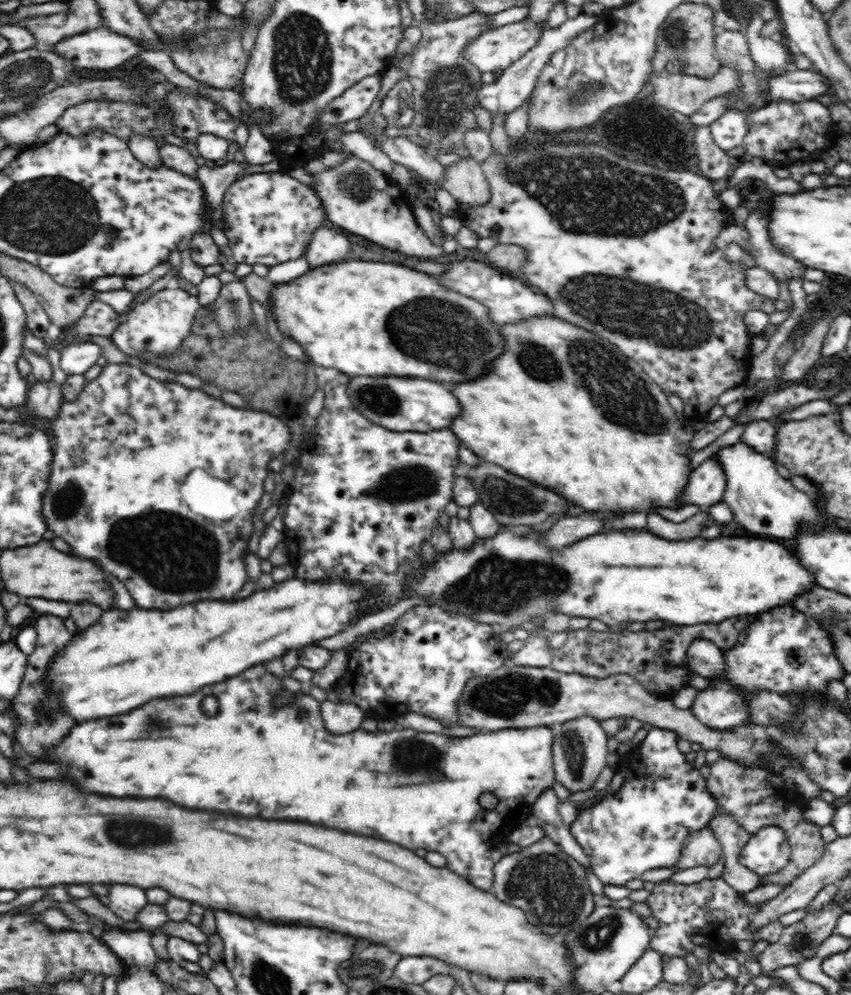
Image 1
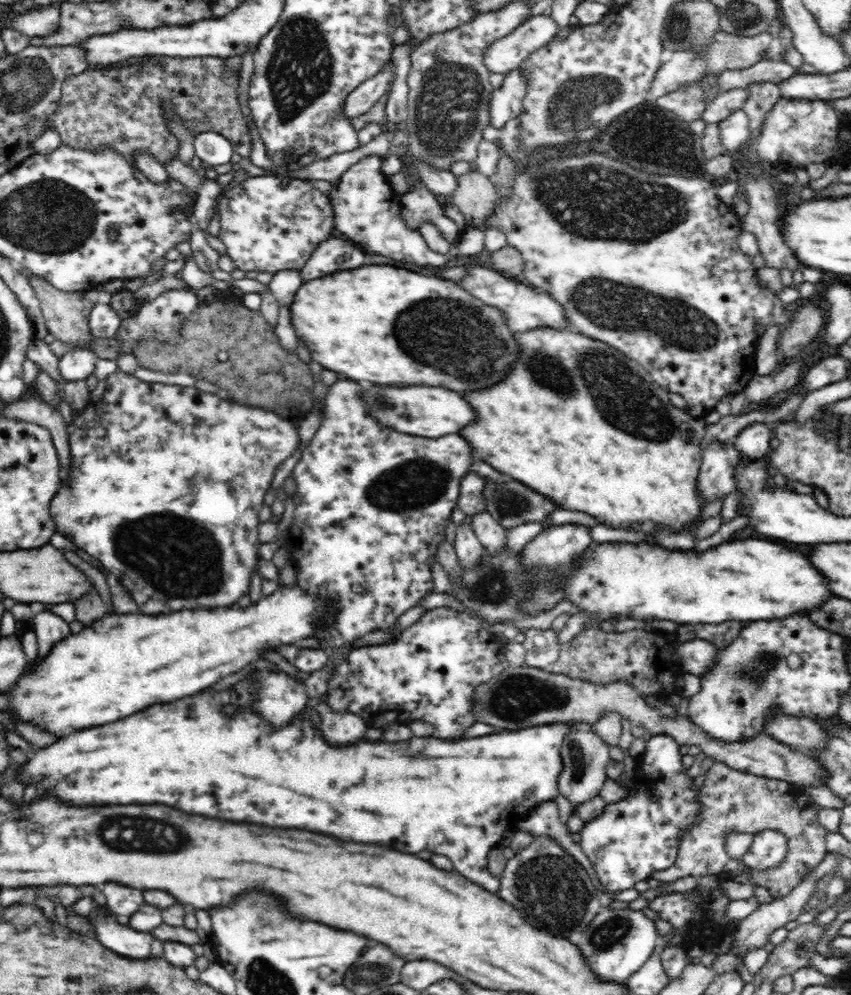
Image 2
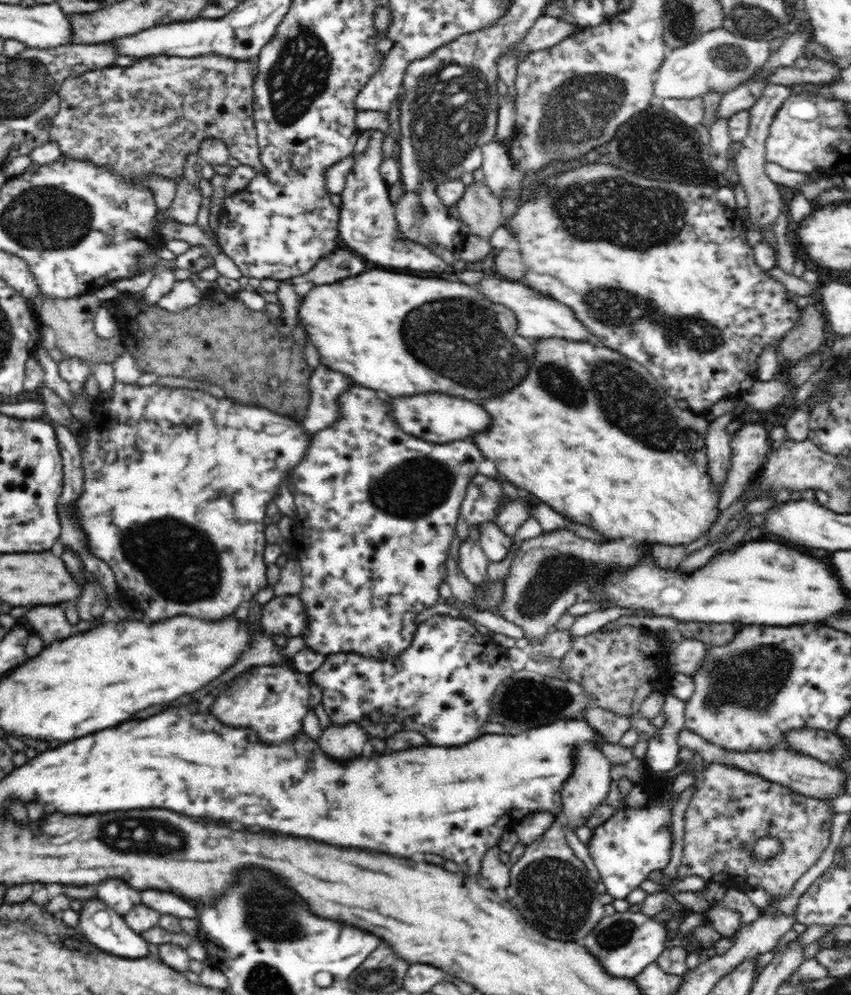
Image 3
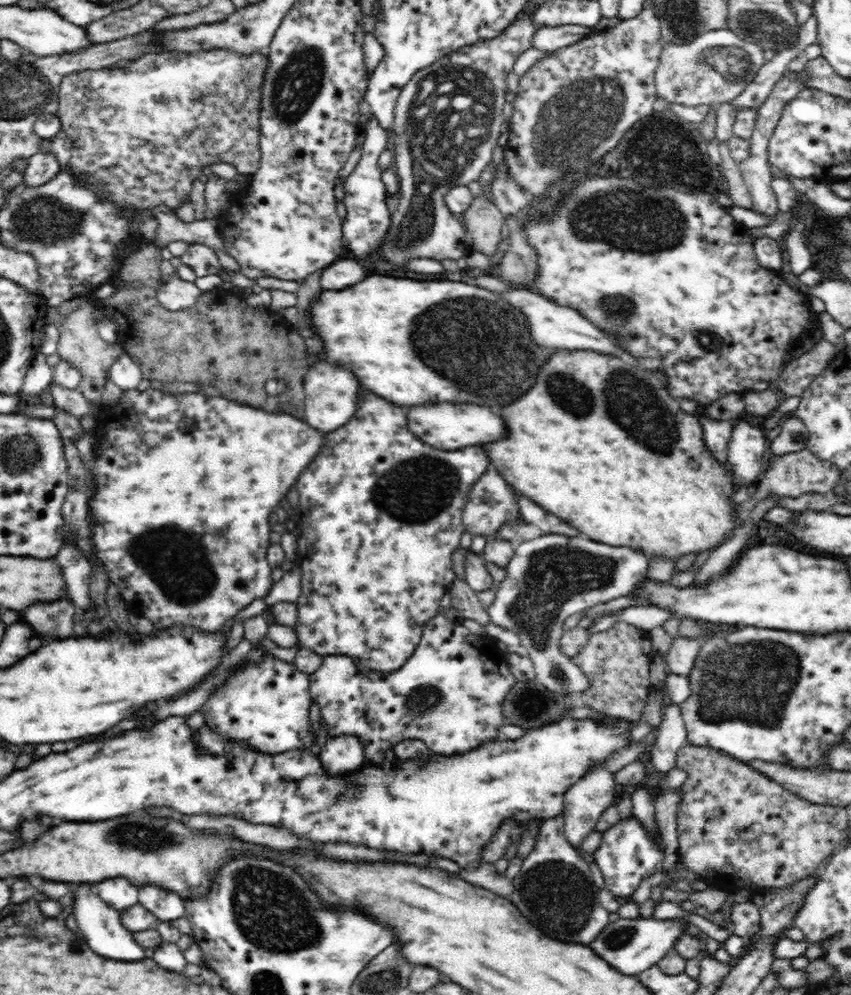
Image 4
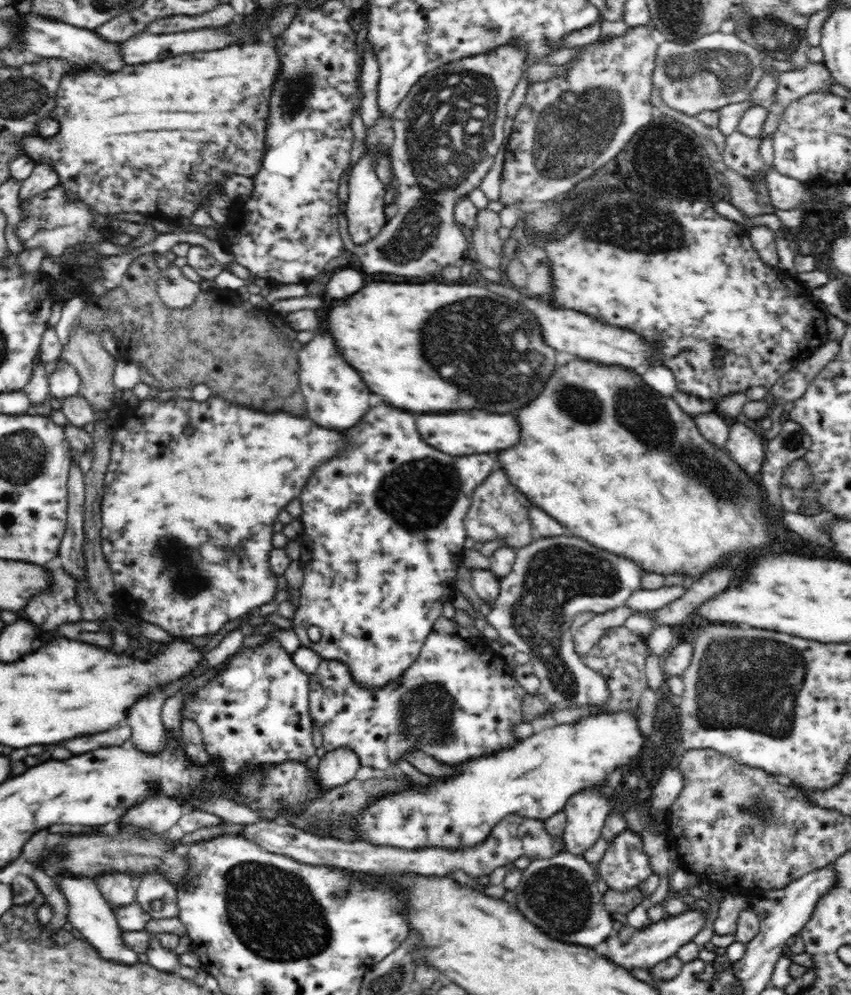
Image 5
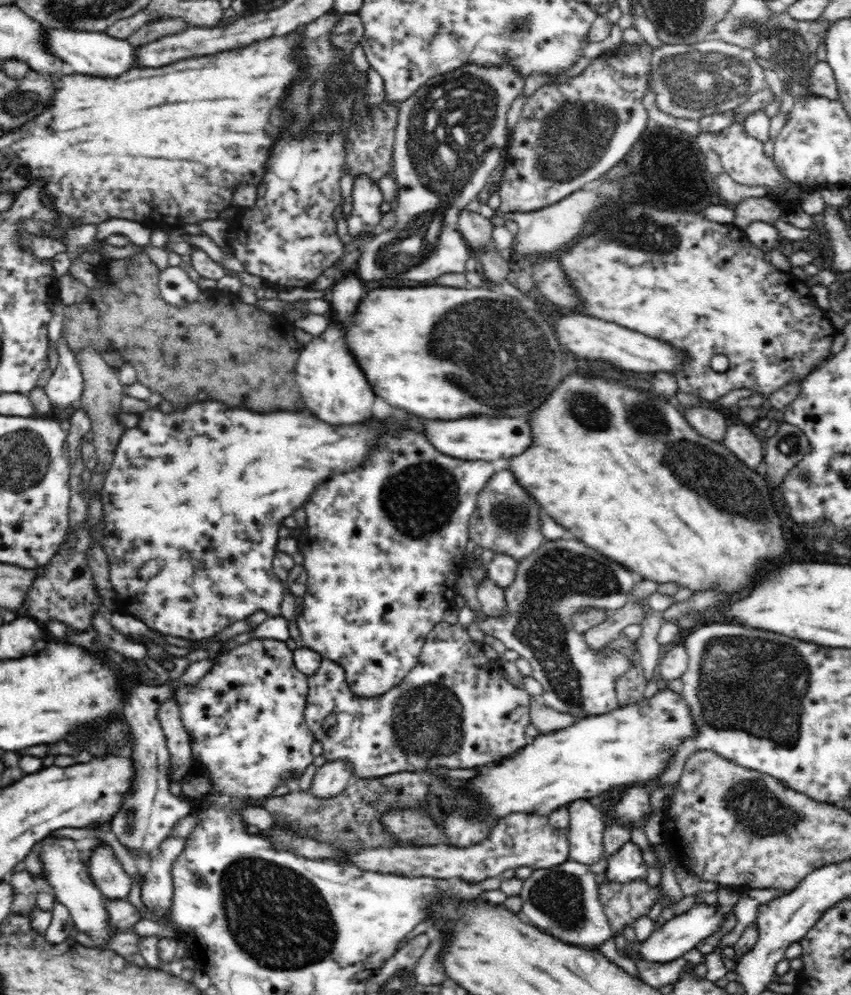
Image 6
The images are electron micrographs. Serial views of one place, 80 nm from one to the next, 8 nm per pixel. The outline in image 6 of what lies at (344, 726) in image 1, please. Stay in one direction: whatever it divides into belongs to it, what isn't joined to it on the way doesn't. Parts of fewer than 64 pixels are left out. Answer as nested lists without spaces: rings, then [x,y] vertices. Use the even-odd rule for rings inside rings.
[[[347,760],[326,762],[316,769],[308,792],[316,798],[332,798],[338,796],[354,780],[353,766]]]

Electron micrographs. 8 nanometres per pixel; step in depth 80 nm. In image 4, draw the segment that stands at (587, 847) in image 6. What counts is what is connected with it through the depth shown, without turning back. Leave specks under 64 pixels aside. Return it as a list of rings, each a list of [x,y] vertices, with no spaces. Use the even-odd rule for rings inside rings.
[[[604,764],[600,766],[592,766],[588,768],[588,772],[584,772],[584,776],[580,776],[580,780],[576,780],[576,784],[572,784],[563,798],[563,814],[565,836],[568,842],[576,849],[584,842],[584,838],[596,830],[596,824],[602,816],[602,813],[608,806],[612,806],[617,794],[619,785],[614,780],[614,775],[610,773]]]

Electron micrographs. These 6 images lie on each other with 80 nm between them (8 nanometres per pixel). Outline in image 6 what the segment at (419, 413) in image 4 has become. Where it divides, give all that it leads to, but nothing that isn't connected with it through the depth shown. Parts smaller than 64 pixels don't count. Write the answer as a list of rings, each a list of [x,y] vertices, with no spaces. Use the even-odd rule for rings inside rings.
[[[462,418],[462,420],[430,420],[426,424],[426,436],[437,451],[460,460],[487,460],[520,456],[532,444],[532,430],[524,418]]]

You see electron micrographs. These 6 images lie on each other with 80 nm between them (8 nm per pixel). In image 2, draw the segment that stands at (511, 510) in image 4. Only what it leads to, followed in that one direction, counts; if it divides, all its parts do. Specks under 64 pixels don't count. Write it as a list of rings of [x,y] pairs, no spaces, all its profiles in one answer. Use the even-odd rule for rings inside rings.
[[[470,472],[460,480],[460,496],[457,500],[457,508],[465,515],[474,517],[487,512],[484,486],[488,481],[484,477]]]

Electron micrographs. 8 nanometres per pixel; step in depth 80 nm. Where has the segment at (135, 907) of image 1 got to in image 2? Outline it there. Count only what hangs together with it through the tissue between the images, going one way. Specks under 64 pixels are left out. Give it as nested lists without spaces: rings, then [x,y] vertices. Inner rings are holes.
[[[105,883],[103,894],[106,897],[106,906],[118,917],[126,918],[145,902],[142,890],[122,886],[118,883]]]

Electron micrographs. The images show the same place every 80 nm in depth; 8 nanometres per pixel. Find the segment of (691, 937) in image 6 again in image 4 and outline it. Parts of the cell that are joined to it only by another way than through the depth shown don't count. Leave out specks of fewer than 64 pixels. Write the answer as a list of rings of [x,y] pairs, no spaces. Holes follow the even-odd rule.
[[[640,917],[635,920],[624,920],[619,918],[608,924],[598,937],[592,938],[588,946],[591,946],[598,956],[607,960],[608,964],[618,969],[620,973],[637,977],[640,972],[660,962],[686,930],[687,922],[684,919],[655,920]]]

